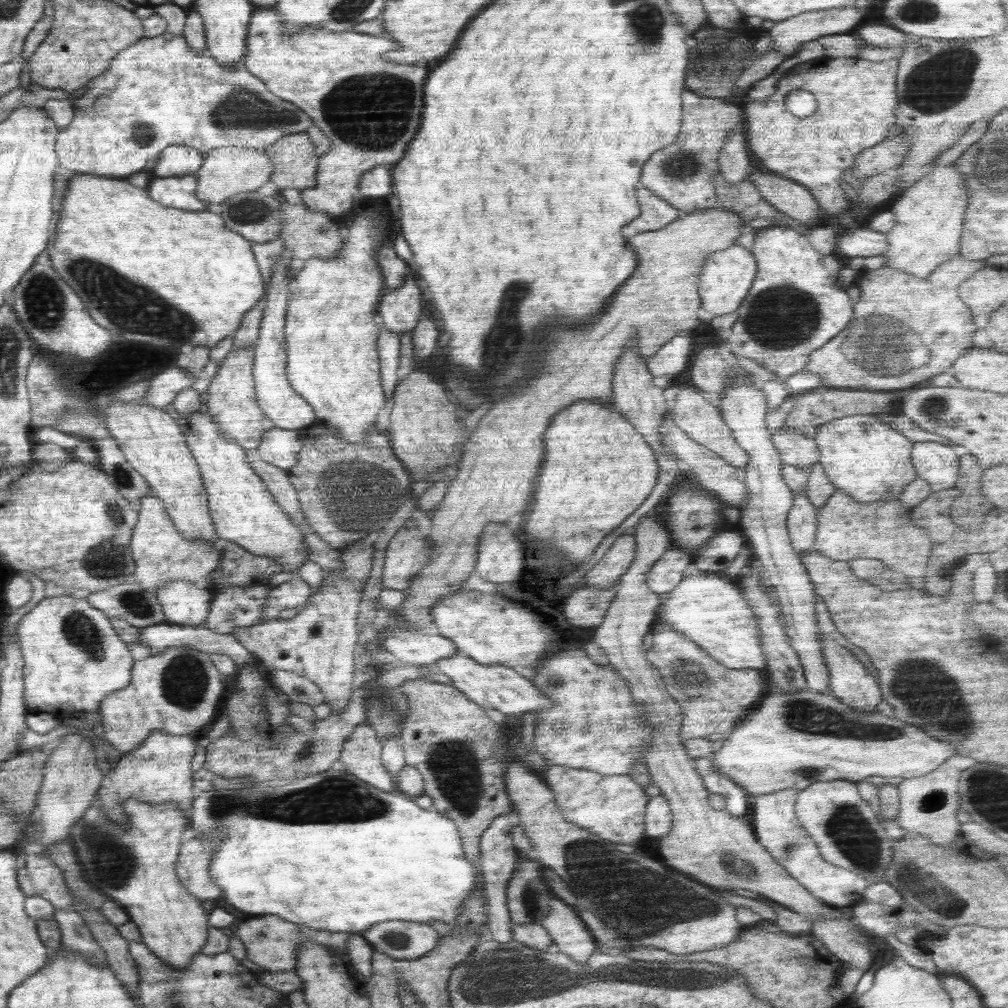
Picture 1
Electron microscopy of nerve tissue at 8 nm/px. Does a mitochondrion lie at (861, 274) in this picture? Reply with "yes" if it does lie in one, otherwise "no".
no

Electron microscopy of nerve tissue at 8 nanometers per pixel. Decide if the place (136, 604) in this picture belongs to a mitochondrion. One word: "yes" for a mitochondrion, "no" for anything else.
yes

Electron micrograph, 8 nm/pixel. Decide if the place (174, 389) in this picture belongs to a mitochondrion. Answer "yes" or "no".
no

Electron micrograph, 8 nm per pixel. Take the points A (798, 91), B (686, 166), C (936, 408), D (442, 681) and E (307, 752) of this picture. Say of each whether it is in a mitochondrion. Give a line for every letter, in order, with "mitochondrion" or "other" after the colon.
A: other
B: mitochondrion
C: mitochondrion
D: other
E: mitochondrion

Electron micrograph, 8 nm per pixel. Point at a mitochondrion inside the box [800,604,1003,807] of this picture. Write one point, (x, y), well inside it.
(924, 688)

